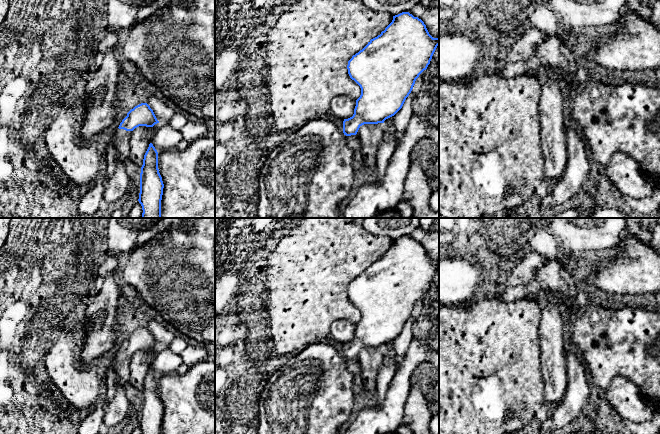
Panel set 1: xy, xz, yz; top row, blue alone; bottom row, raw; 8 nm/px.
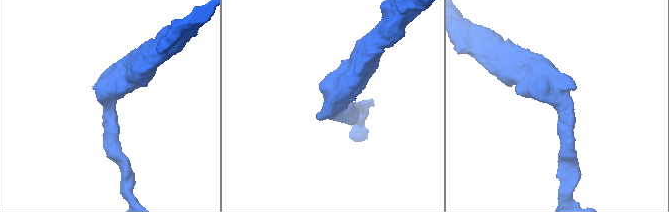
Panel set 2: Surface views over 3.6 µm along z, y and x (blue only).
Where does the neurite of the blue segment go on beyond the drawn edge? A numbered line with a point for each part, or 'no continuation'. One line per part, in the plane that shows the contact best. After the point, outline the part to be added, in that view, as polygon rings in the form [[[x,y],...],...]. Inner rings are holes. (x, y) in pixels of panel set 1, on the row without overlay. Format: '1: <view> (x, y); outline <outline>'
1: xy (116, 410); outline [[[116,353],[109,379],[115,383],[115,394],[110,402],[104,403],[103,424],[109,429],[118,425],[128,414],[126,384],[129,383],[129,365],[132,355]]]

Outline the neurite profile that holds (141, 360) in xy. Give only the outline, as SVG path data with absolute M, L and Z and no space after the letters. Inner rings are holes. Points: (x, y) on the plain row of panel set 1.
M160 347L153 351L139 350L132 355L129 365L129 384L142 391L144 379L151 367L152 360L159 351Z

